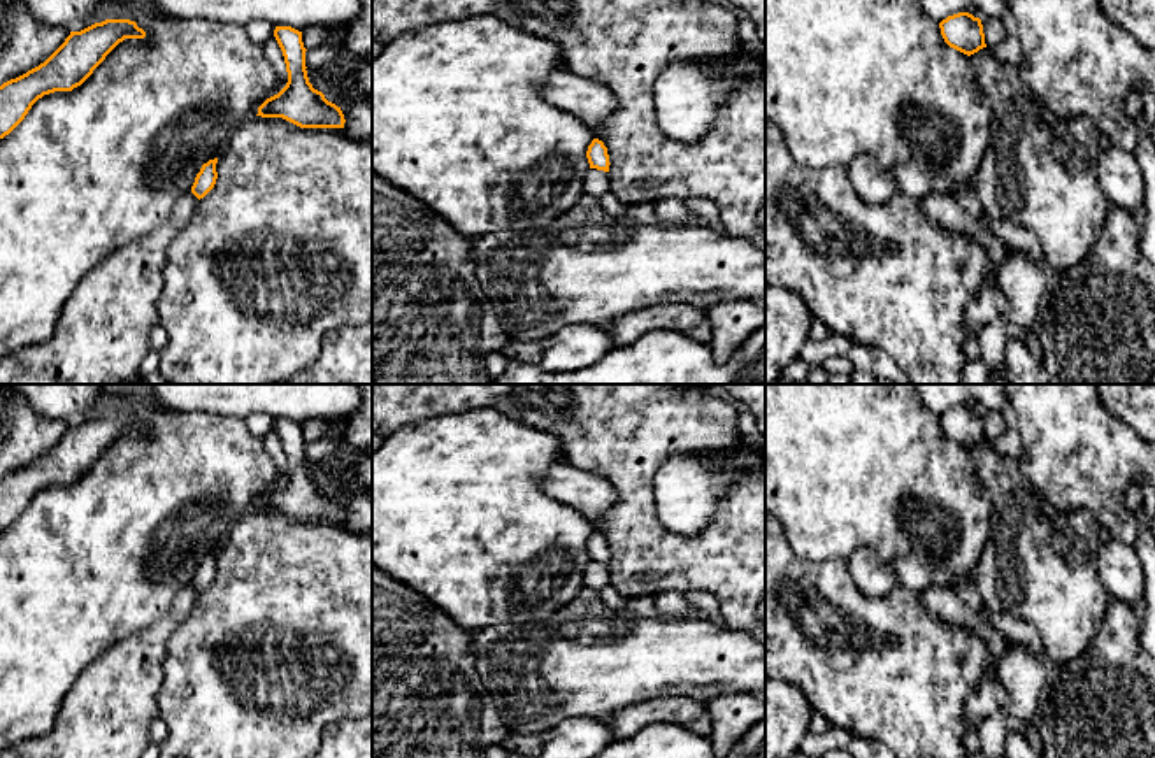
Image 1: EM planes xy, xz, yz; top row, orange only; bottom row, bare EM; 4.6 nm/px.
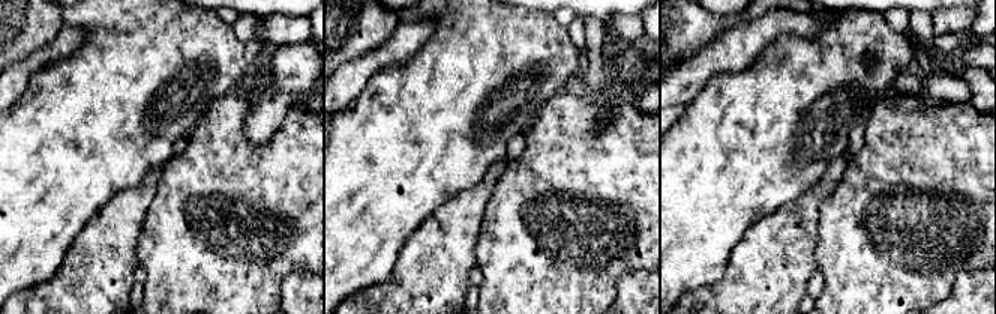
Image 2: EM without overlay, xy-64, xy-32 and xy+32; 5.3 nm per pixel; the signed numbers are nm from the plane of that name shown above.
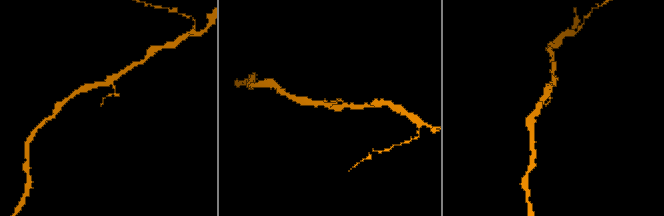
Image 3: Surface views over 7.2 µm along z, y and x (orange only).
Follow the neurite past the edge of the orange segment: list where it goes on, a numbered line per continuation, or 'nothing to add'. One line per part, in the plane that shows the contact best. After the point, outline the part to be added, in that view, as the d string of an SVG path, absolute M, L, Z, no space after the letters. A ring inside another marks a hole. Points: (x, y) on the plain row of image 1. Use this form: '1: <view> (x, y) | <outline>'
nothing to add

